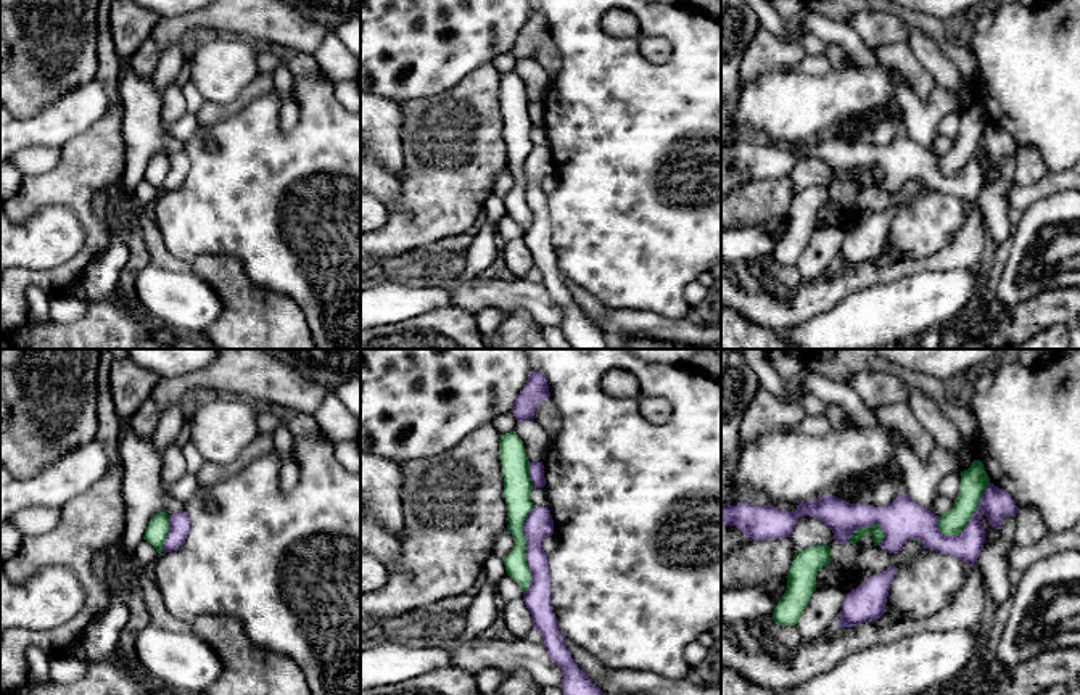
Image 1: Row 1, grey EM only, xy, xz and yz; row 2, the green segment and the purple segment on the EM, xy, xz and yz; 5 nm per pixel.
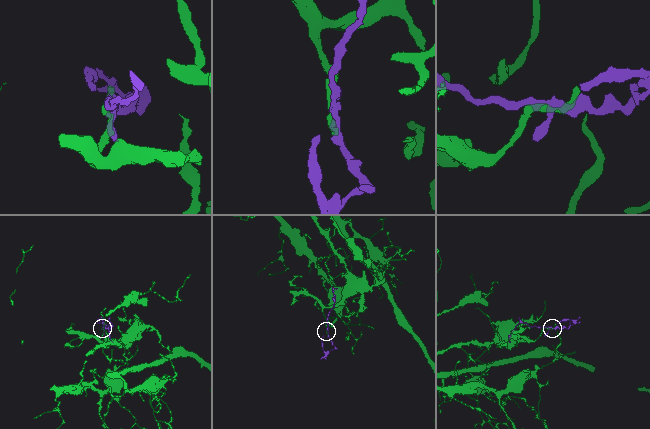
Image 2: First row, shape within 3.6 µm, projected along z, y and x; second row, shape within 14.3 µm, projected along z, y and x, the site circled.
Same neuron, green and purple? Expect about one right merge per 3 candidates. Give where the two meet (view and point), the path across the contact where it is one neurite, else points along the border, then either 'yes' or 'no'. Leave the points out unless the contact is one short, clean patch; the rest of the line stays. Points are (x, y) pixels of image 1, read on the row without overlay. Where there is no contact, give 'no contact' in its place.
contact xz (525, 190); no

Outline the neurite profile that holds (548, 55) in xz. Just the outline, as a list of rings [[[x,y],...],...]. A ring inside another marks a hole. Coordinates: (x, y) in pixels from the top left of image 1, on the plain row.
[[[550,37],[544,39],[534,51],[533,60],[536,60],[554,79],[560,69],[560,53]]]

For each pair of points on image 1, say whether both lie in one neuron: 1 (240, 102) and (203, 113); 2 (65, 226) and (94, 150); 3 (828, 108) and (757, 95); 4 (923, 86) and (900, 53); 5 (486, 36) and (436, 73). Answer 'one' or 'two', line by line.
1: one
2: two
3: one
4: one
5: one

